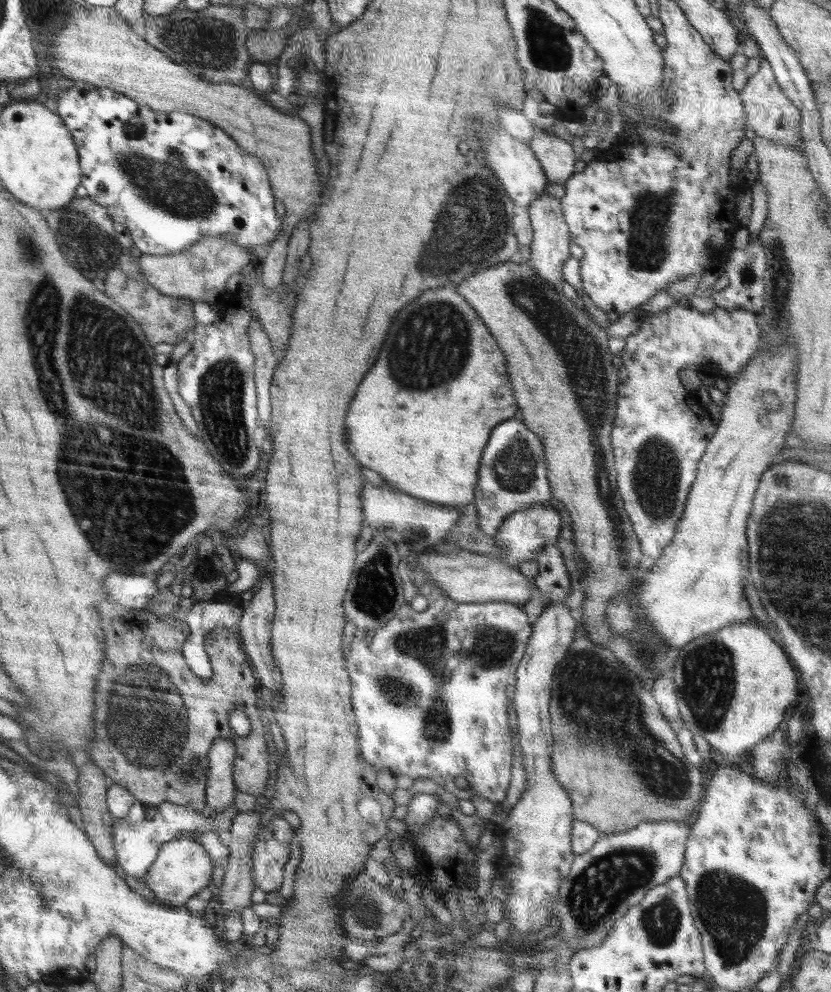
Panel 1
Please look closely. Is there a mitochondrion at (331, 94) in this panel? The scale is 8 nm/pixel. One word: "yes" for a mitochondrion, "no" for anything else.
no

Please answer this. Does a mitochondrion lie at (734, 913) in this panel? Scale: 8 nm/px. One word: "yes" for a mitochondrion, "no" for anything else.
yes

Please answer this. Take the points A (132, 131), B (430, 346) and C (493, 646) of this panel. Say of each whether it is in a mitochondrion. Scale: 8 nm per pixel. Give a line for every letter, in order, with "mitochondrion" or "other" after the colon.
A: mitochondrion
B: mitochondrion
C: mitochondrion

